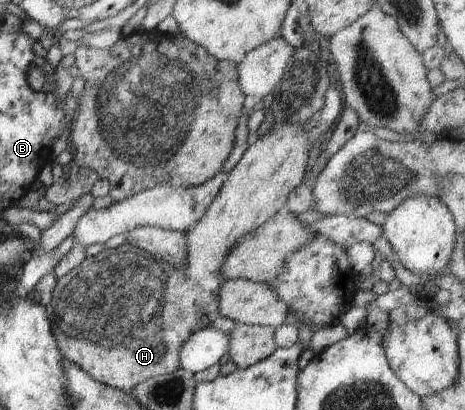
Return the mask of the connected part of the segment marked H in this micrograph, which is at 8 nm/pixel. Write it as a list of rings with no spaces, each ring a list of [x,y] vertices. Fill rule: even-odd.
[[[293,122],[273,124],[265,135],[250,145],[239,163],[228,173],[228,178],[197,227],[185,233],[188,247],[183,268],[174,268],[137,245],[126,243],[86,257],[75,269],[59,278],[53,289],[53,299],[45,308],[51,333],[62,356],[95,381],[125,393],[130,393],[149,378],[170,374],[179,368],[178,353],[183,342],[193,332],[212,326],[219,316],[218,291],[223,281],[220,267],[226,253],[244,233],[252,232],[273,219],[279,211],[285,210],[288,195],[303,183],[306,176],[309,150],[310,139],[308,132],[303,130],[303,123]]]

